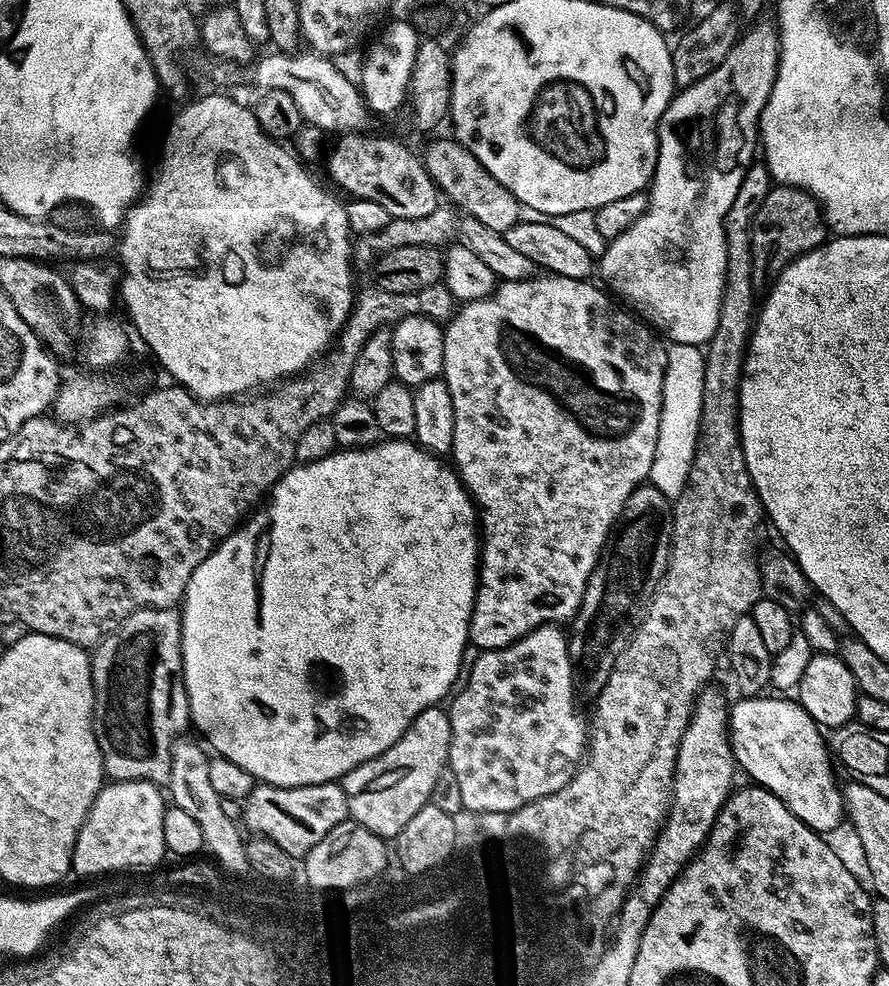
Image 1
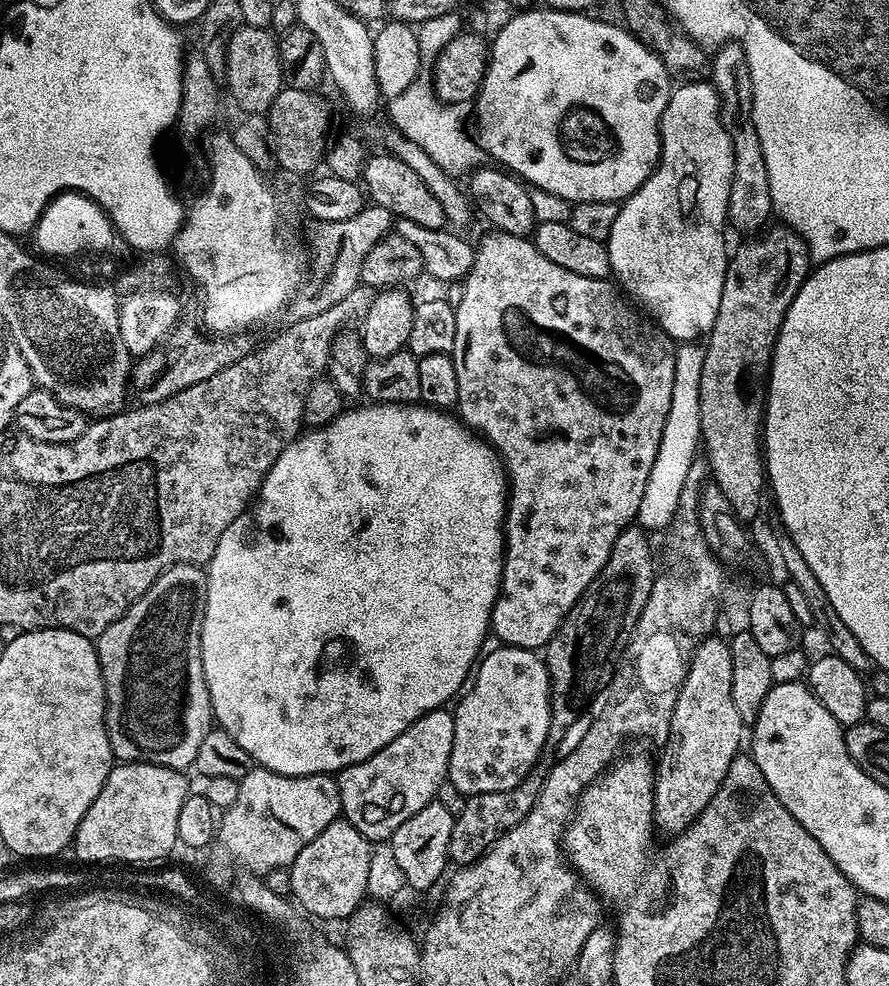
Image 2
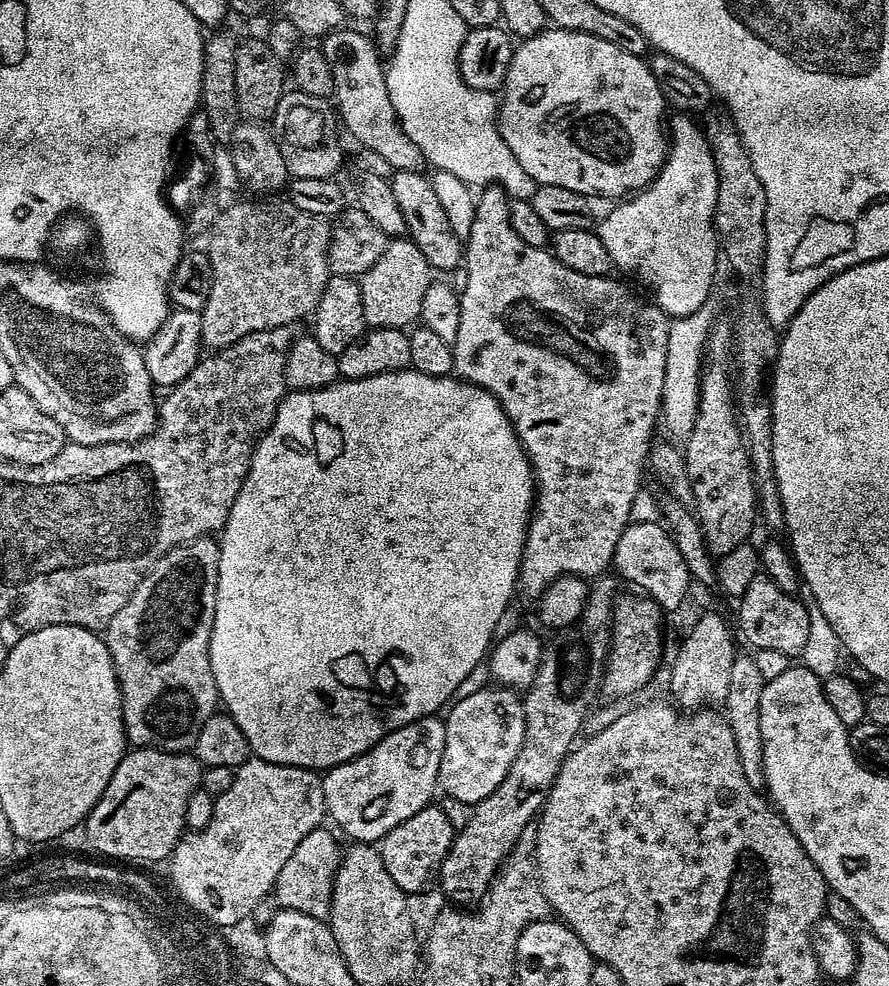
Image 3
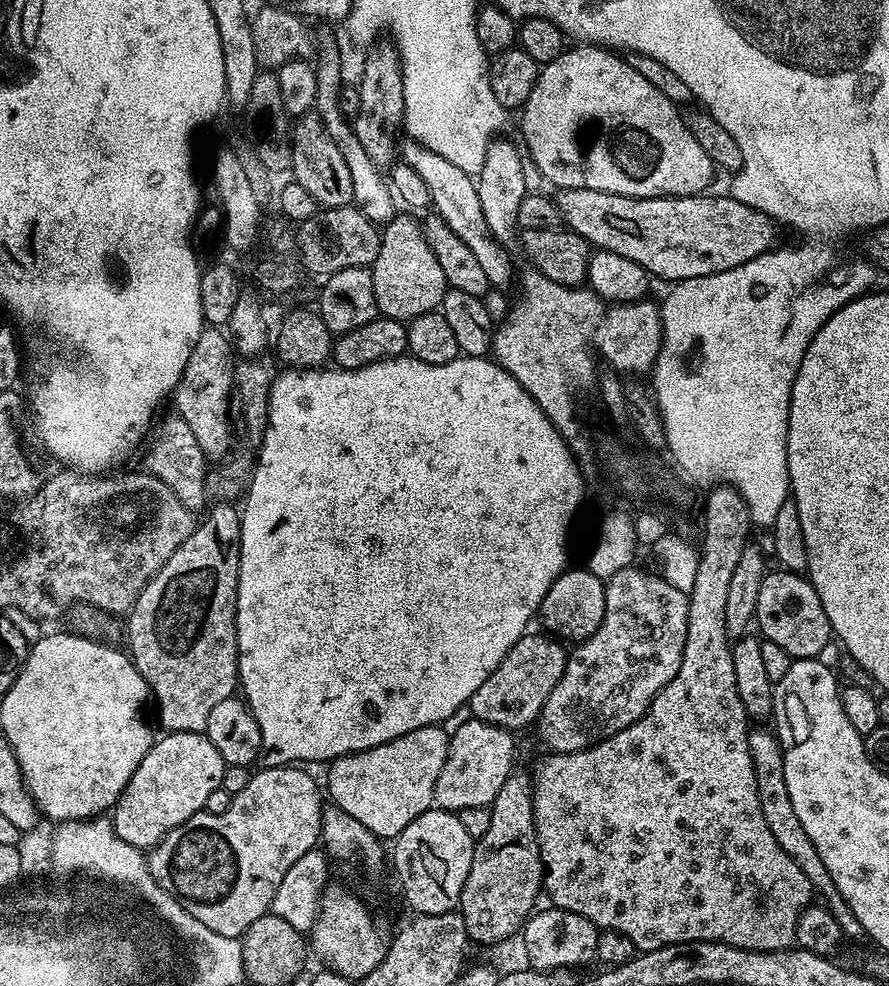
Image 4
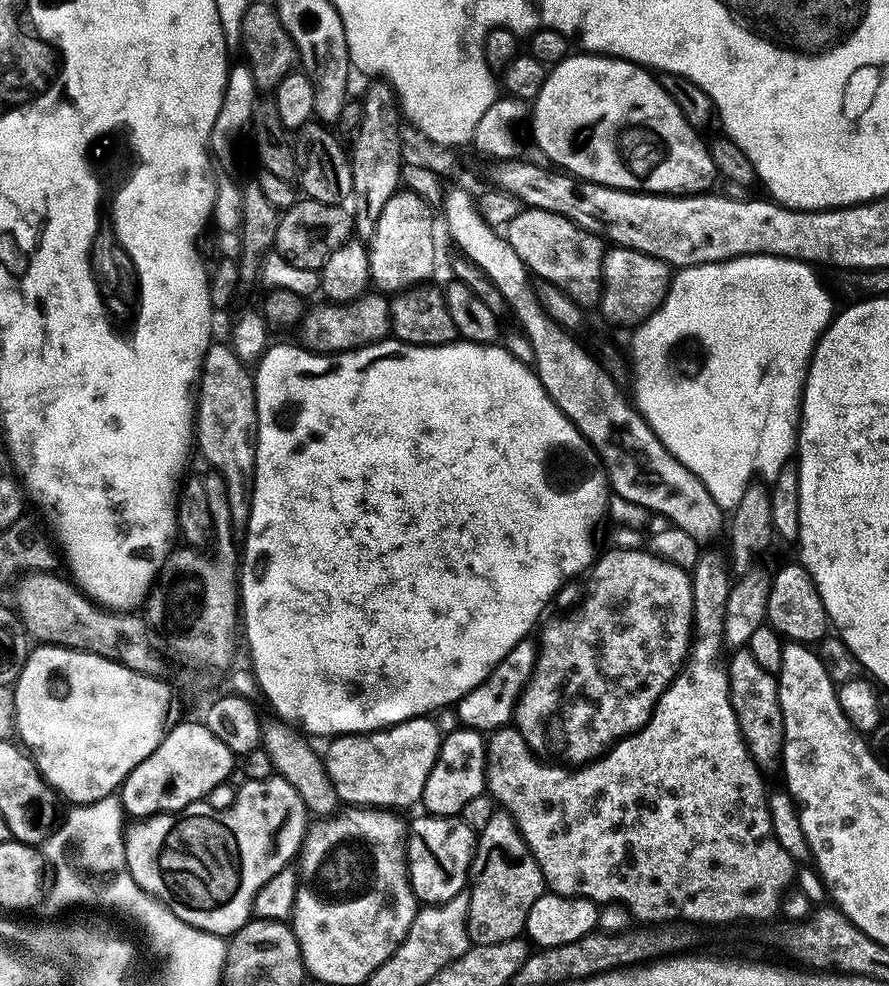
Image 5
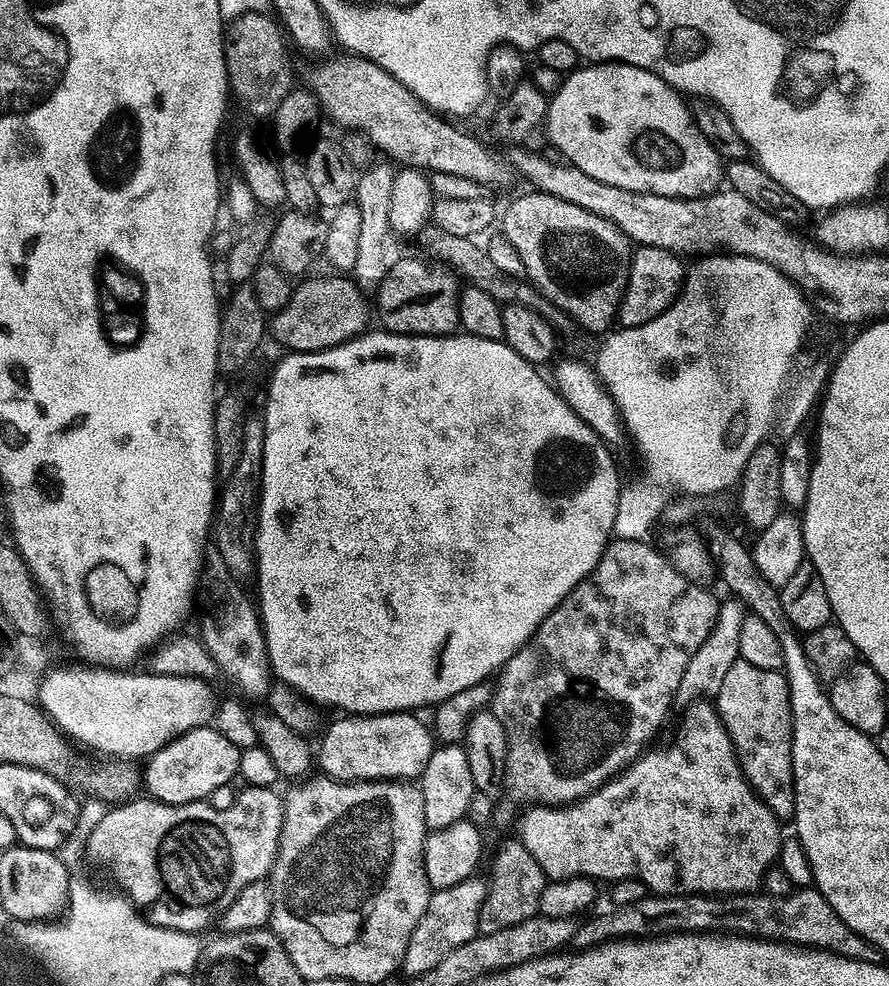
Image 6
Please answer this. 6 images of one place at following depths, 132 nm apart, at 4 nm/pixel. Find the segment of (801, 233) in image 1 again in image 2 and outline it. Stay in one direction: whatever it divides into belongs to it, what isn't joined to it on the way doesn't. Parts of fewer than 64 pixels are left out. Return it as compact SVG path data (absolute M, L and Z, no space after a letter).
M776 222L773 228L771 226L765 227L759 234L745 240L748 241L734 248L734 251L728 257L726 278L722 282L722 302L718 302L718 314L714 318L712 331L706 337L708 345L705 346L704 353L702 353L702 386L700 387L700 438L702 441L702 452L708 461L711 479L715 481L718 478L718 474L722 474L722 482L726 484L726 480L728 480L728 489L724 492L732 492L730 498L731 496L744 496L748 492L746 488L742 488L742 486L748 486L748 484L742 484L742 480L744 480L742 476L744 474L746 476L752 474L752 486L766 486L766 469L762 459L762 393L766 388L766 365L769 363L772 355L772 346L776 342L776 336L780 333L786 310L790 306L790 302L794 302L798 290L804 285L804 280L808 277L810 271L807 242L795 230L789 228L783 222Z

